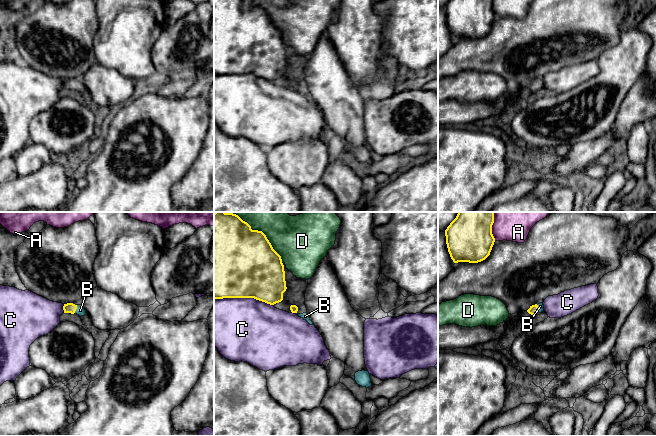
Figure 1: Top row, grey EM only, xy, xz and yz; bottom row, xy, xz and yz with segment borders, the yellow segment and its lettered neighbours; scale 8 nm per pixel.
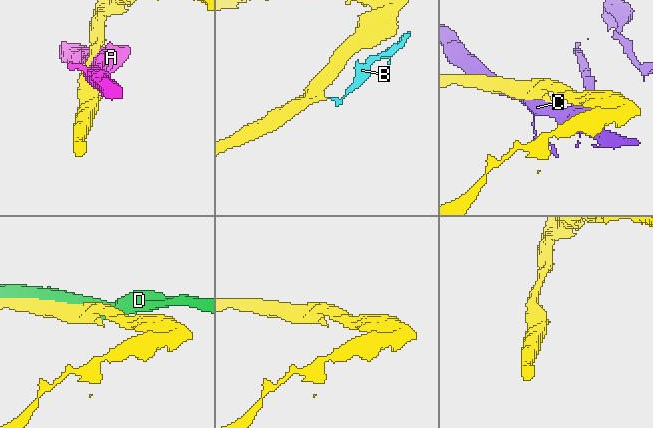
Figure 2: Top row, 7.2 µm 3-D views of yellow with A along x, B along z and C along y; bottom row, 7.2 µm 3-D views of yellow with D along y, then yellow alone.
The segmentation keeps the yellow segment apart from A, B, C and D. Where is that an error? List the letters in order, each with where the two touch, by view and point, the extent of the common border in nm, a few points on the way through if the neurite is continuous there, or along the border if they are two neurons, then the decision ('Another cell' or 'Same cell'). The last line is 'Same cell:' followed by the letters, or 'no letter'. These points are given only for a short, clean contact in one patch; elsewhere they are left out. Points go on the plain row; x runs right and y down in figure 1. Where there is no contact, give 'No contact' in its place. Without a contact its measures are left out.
A: Touches yellow at yz (491, 8). Shared border 140 nm. Another cell
B: Touches yellow at xy (76, 84). Shared border 70 nm. Path across: xy (69, 83), (76, 84), (80, 86). Same cell
C: Touches yellow at xz (244, 73). Shared border 460 nm. Another cell
D: Touches yellow at xz (268, 16). Shared border 420 nm. Another cell
Same cell: B

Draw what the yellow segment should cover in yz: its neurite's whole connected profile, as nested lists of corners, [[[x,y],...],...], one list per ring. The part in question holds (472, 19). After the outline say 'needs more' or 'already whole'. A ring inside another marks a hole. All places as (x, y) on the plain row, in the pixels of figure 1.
[[[450,0],[445,6],[448,28],[454,39],[478,39],[492,26],[493,0]]]; already whole

